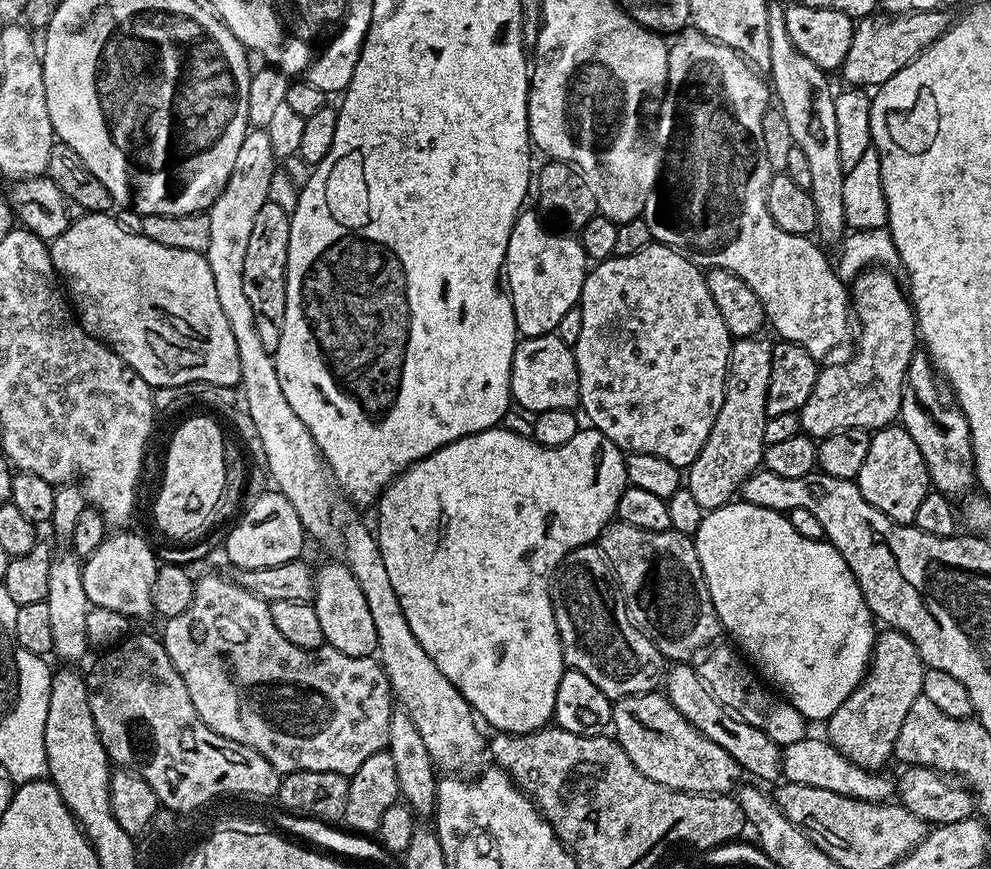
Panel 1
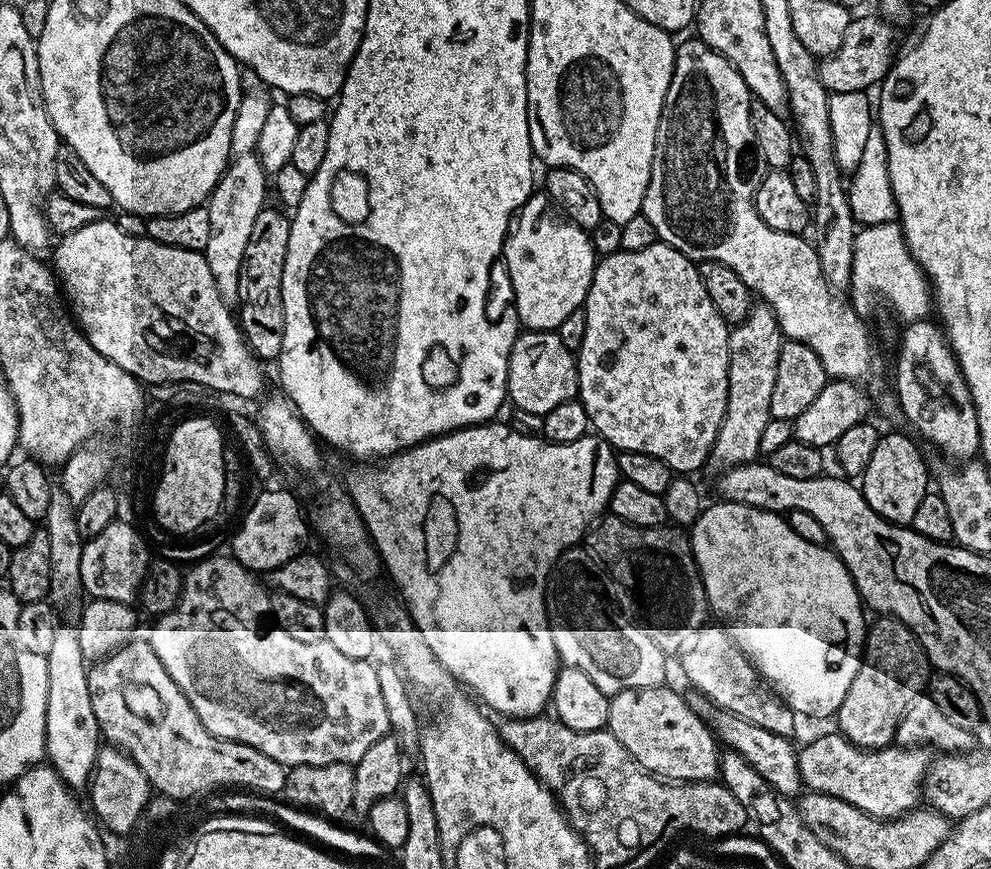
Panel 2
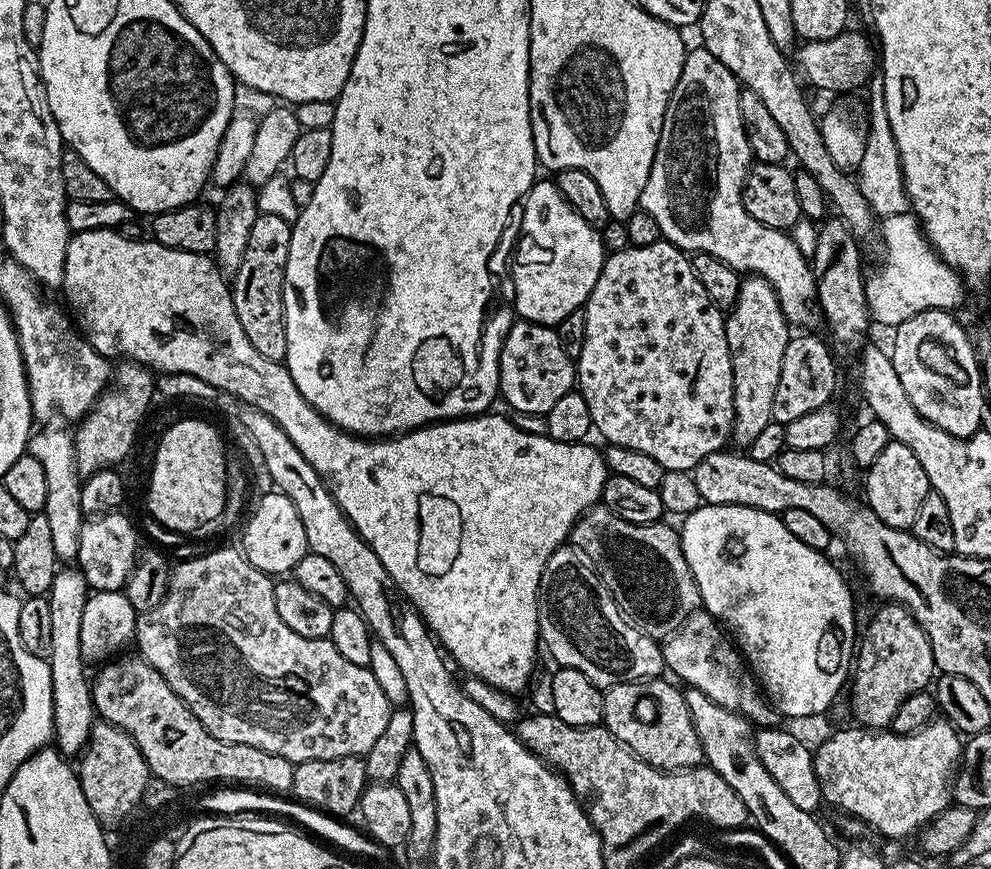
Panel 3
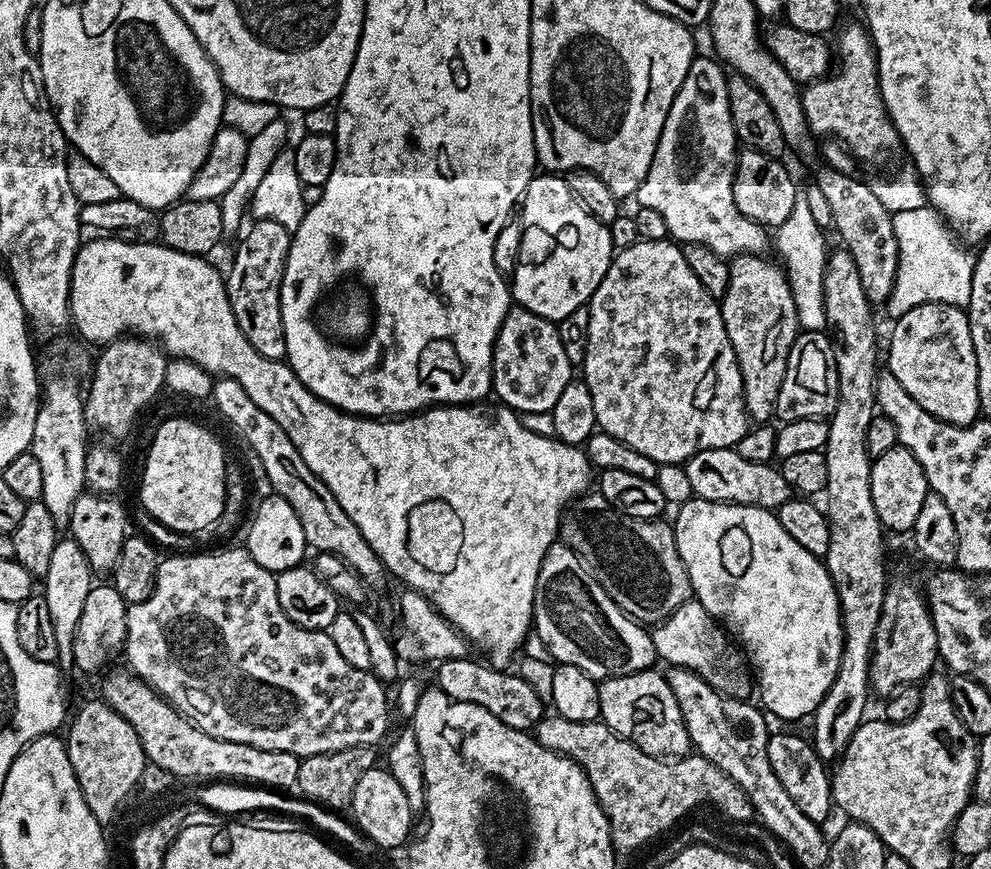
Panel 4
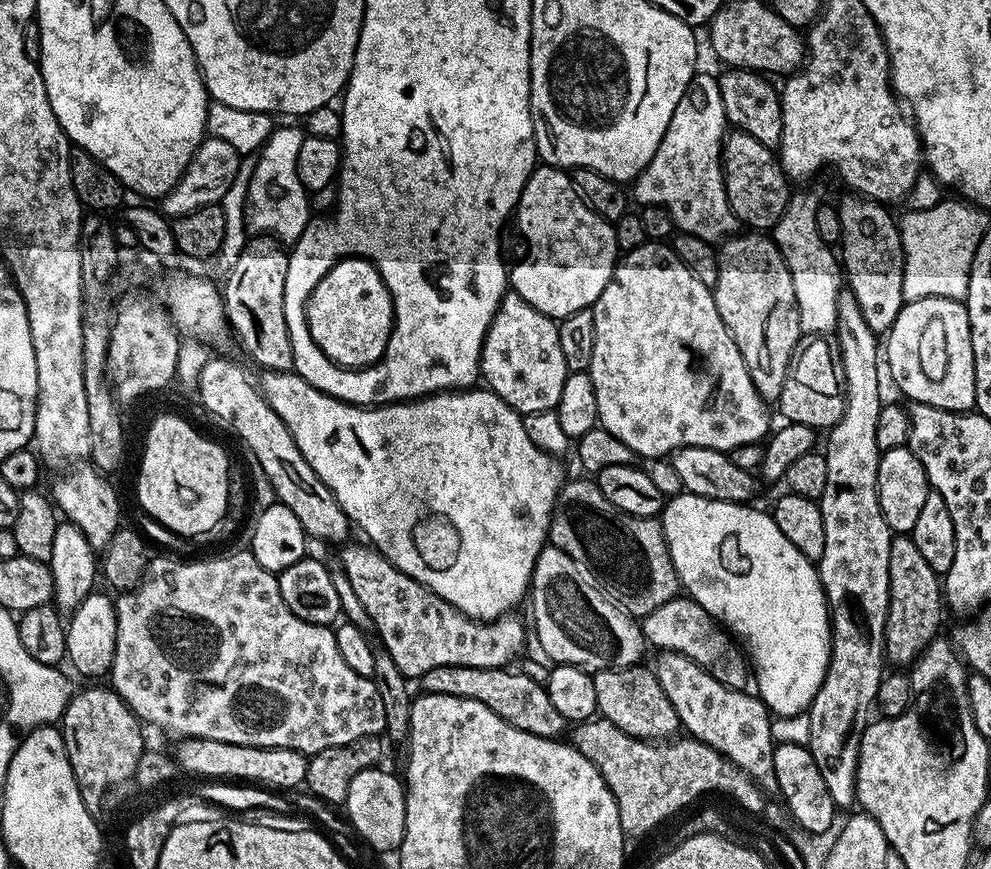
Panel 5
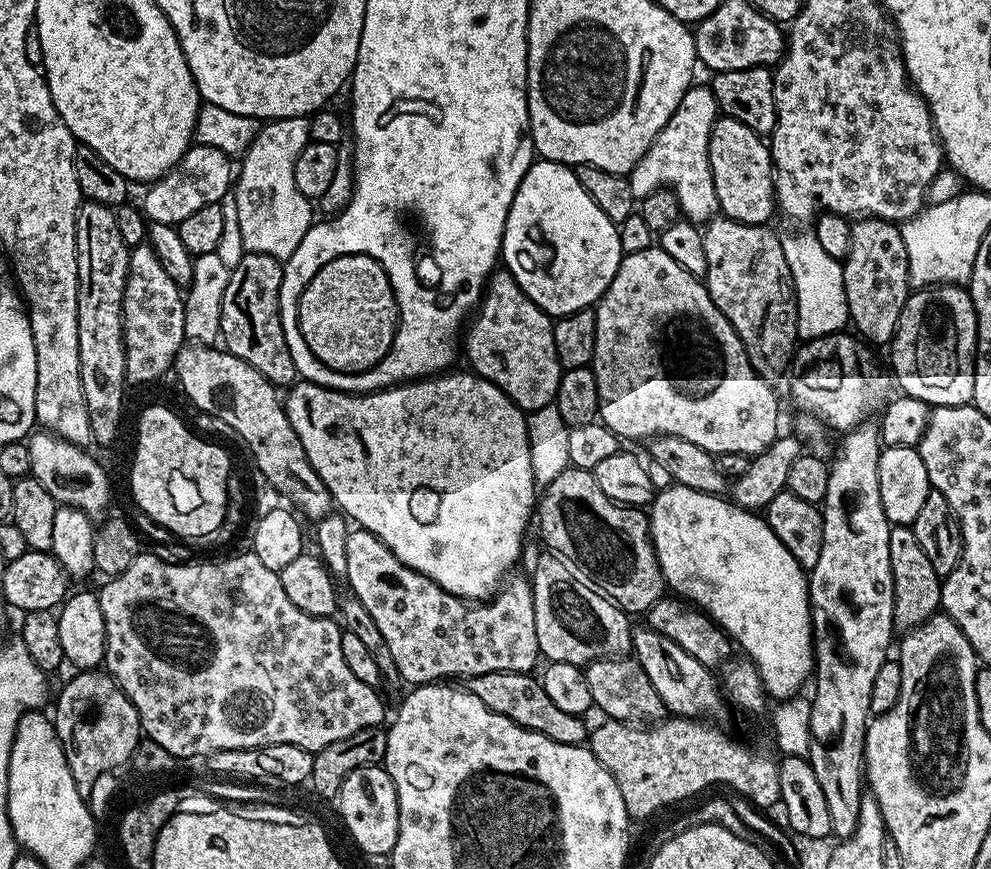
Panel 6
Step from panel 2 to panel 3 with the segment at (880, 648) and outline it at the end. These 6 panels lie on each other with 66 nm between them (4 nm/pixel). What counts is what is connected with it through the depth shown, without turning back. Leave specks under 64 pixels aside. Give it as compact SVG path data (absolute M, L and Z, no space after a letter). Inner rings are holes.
M884 602L879 606L881 608L873 614L872 621L865 628L863 625L850 672L852 716L856 719L853 721L869 730L887 729L894 714L898 714L898 706L915 692L924 692L938 672L930 642L907 608L895 602Z

